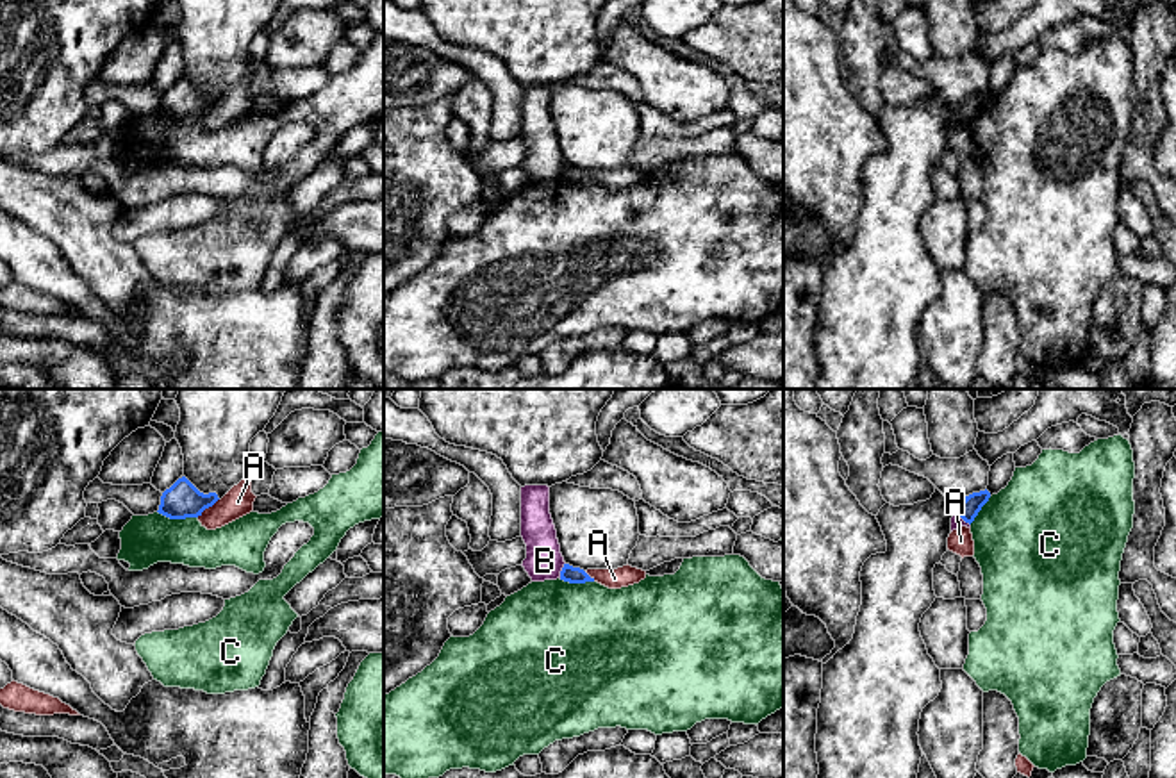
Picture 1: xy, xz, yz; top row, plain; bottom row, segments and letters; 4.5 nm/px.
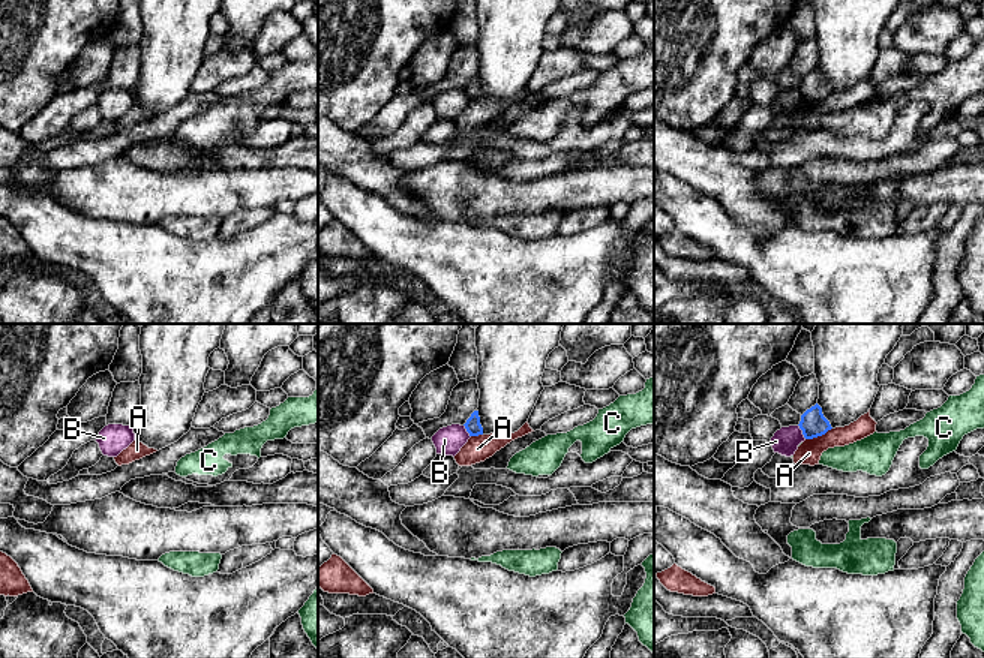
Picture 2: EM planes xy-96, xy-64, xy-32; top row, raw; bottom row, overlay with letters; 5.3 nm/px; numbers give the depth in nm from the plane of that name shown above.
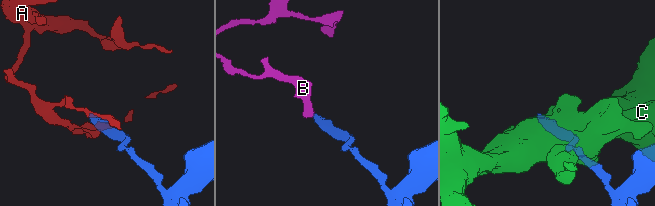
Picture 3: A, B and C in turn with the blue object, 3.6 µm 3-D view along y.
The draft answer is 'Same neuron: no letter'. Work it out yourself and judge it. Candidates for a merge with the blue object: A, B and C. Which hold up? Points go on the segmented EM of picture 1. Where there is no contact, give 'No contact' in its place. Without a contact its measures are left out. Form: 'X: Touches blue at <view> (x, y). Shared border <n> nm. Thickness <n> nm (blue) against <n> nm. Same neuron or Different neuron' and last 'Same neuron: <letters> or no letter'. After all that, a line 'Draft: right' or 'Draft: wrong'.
A: Touches blue at xy (207, 507). Shared border 130 nm. Thickness 160 nm (blue) against 140 nm. Different neuron
B: Touches blue at xz (563, 570). Shared border 80 nm. Thickness 80 nm (blue) against 160 nm. Different neuron
C: Touches blue at xy (177, 518). Shared border 190 nm. Thickness 160 nm (blue) against 220 nm. Different neuron
Same neuron: no letter
Draft: right

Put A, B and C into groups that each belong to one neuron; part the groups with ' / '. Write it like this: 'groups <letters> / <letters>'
groups A / B / C

